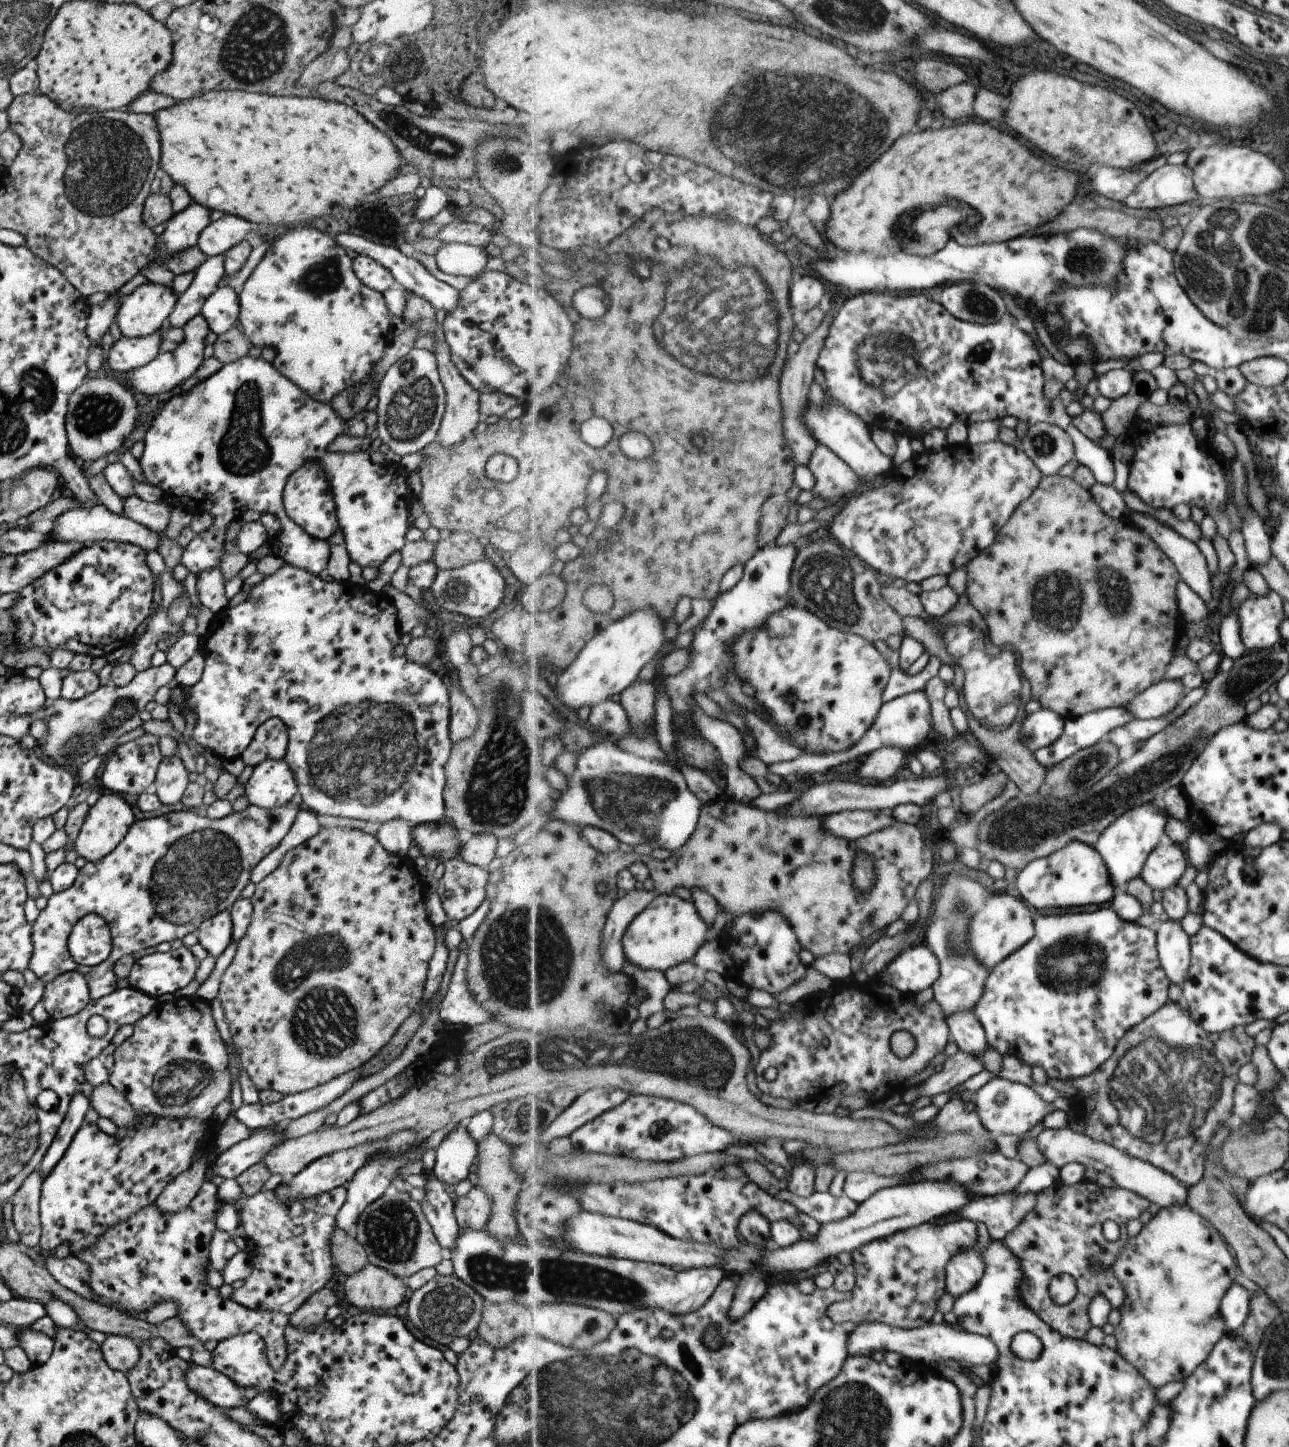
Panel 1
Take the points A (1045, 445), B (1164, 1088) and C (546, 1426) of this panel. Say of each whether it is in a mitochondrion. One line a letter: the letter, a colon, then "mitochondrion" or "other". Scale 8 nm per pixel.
A: mitochondrion
B: mitochondrion
C: mitochondrion

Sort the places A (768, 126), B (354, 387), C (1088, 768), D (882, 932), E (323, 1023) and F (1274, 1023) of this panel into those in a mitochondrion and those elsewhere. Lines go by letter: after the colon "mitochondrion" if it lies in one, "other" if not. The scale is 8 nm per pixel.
A: mitochondrion
B: other
C: mitochondrion
D: other
E: mitochondrion
F: other

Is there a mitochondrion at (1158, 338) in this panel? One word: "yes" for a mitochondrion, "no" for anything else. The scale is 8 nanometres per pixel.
no

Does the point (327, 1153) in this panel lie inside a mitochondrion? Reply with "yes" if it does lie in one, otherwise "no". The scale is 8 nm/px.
no

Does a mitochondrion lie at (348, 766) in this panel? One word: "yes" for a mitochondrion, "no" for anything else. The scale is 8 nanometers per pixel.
yes

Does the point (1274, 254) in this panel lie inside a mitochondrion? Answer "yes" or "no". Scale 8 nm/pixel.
yes

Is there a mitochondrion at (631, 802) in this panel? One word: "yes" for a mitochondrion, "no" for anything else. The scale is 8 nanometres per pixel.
yes

